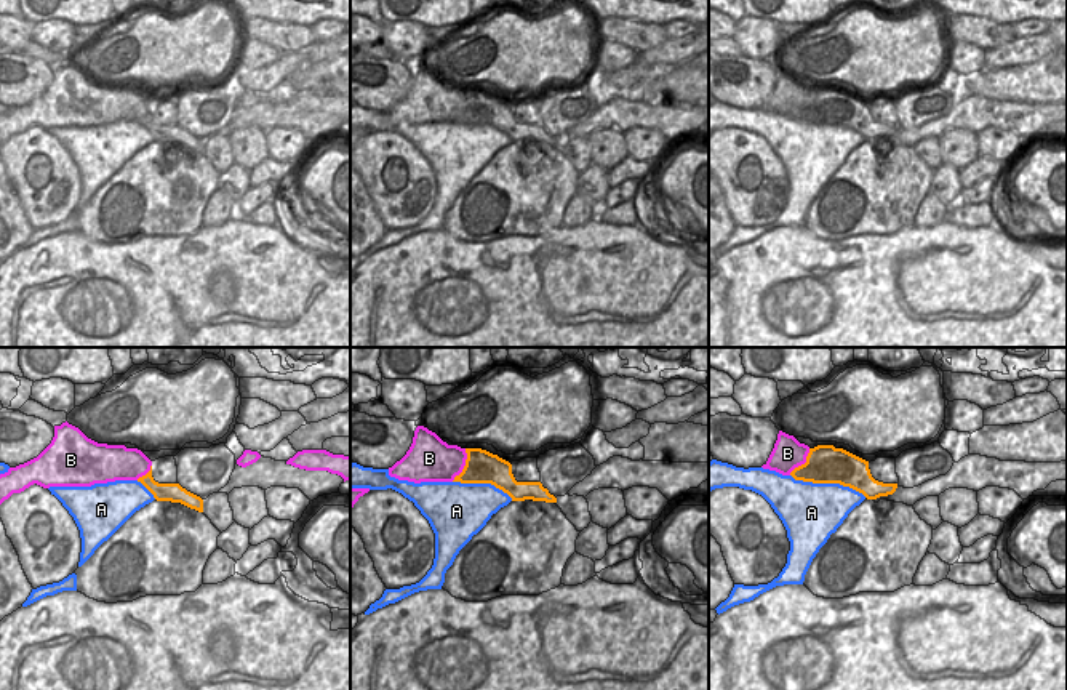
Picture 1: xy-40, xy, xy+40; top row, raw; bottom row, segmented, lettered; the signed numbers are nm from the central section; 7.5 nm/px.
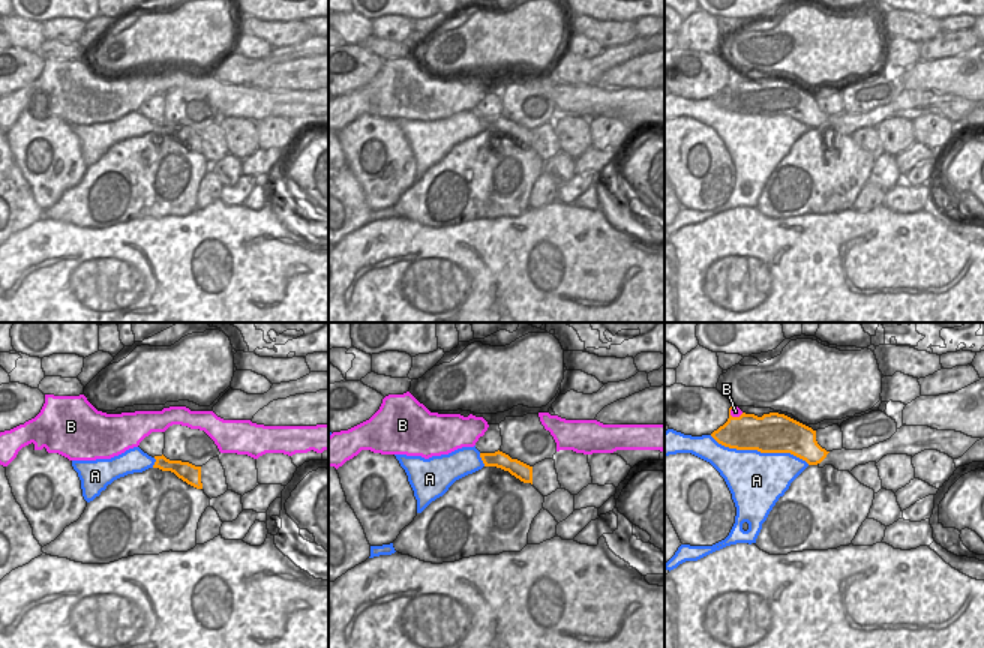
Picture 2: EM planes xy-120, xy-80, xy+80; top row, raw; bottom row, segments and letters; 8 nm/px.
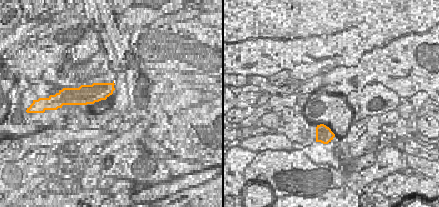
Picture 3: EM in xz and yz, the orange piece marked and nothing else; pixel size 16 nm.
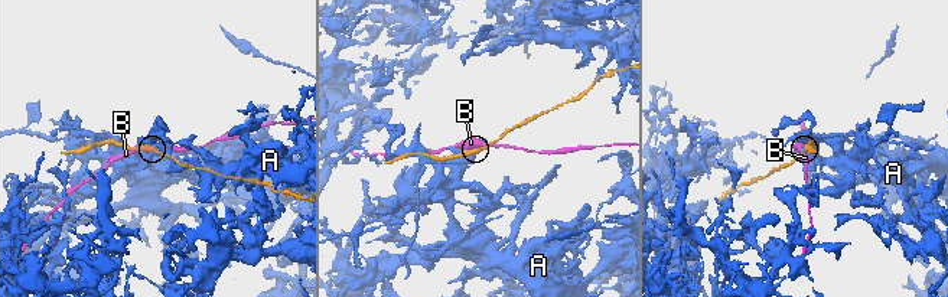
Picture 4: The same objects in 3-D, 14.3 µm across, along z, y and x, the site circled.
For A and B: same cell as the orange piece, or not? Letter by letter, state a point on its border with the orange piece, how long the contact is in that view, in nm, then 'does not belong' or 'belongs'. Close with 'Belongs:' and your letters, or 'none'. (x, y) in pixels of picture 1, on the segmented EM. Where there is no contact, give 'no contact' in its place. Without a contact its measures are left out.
A: xy+40 (829, 482) | 600 nm | does not belong
B: xy (466, 465) | 280 nm | does not belong
Belongs: none

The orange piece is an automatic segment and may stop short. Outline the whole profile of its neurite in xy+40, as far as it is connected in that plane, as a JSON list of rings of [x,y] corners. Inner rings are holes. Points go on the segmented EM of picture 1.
[[[833,445],[809,448],[806,463],[795,467],[795,480],[840,483],[862,493],[867,499],[893,495],[897,483],[883,483],[872,477],[869,461]]]

